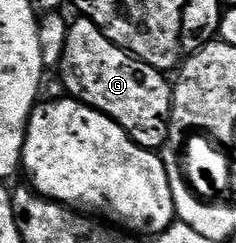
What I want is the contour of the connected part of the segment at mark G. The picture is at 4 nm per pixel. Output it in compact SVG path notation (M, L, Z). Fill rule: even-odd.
M83 16L68 28L66 48L58 73L69 95L90 108L110 116L138 145L162 151L169 145L168 126L172 122L172 87L161 71L150 68L140 58L128 54Z

